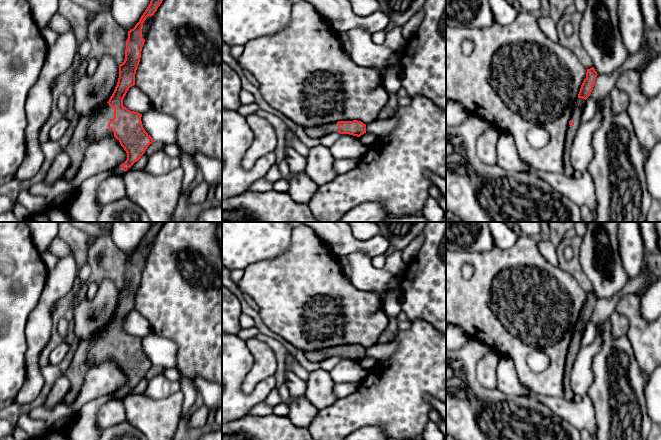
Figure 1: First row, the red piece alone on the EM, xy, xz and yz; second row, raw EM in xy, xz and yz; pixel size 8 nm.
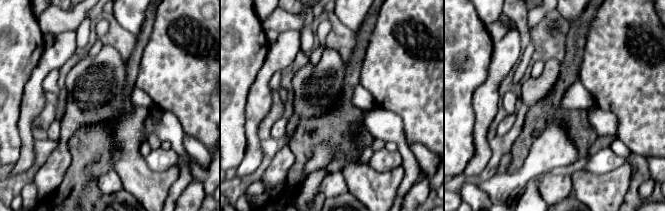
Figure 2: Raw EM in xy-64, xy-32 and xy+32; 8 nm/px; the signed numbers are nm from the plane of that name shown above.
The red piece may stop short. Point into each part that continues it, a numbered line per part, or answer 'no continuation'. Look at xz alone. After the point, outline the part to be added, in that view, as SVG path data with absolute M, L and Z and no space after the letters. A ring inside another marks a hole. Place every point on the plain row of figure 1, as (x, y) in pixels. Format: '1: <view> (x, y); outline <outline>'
1: xz (318, 355); outline M324 348L315 351L305 352L306 358L312 362L320 362L330 357L338 357L338 348Z

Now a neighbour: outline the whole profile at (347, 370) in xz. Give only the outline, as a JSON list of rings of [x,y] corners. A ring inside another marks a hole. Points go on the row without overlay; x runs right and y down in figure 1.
[[[342,358],[329,372],[335,383],[361,383],[368,375],[368,370],[362,368],[359,361]]]

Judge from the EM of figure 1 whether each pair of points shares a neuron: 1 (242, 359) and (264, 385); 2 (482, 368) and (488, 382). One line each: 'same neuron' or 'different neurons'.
1: same neuron
2: same neuron

